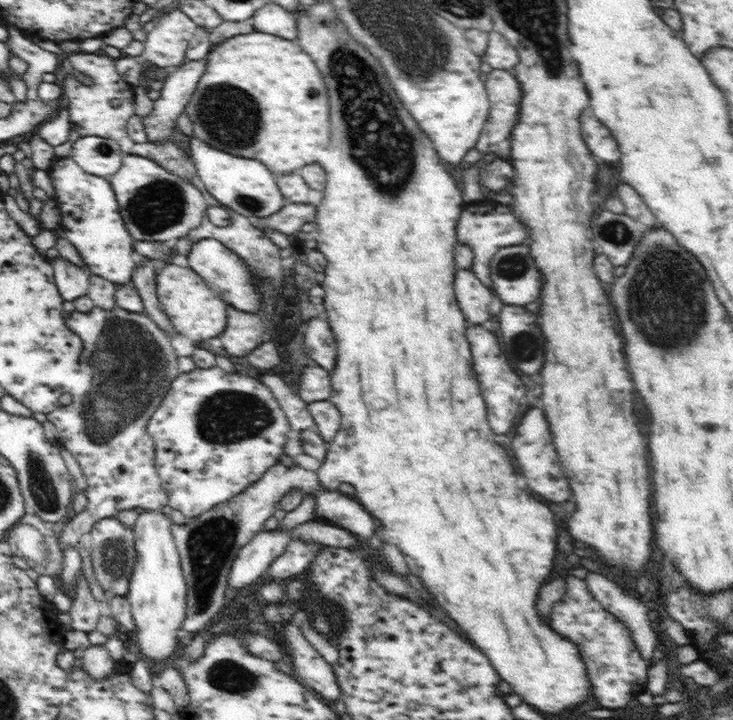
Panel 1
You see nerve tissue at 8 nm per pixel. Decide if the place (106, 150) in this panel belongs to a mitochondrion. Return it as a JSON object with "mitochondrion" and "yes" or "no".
{"mitochondrion":"yes"}

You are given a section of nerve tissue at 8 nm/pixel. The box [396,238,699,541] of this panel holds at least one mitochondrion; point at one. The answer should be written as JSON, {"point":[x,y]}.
{"point":[524,351]}

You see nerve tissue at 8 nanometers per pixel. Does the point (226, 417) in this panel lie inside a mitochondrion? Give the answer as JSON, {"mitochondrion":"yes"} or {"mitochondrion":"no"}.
{"mitochondrion":"yes"}

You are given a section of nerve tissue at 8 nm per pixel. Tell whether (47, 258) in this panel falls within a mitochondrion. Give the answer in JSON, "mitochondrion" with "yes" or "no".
{"mitochondrion":"no"}

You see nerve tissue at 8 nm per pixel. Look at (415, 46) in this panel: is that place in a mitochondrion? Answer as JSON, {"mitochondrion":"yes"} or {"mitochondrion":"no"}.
{"mitochondrion":"yes"}

